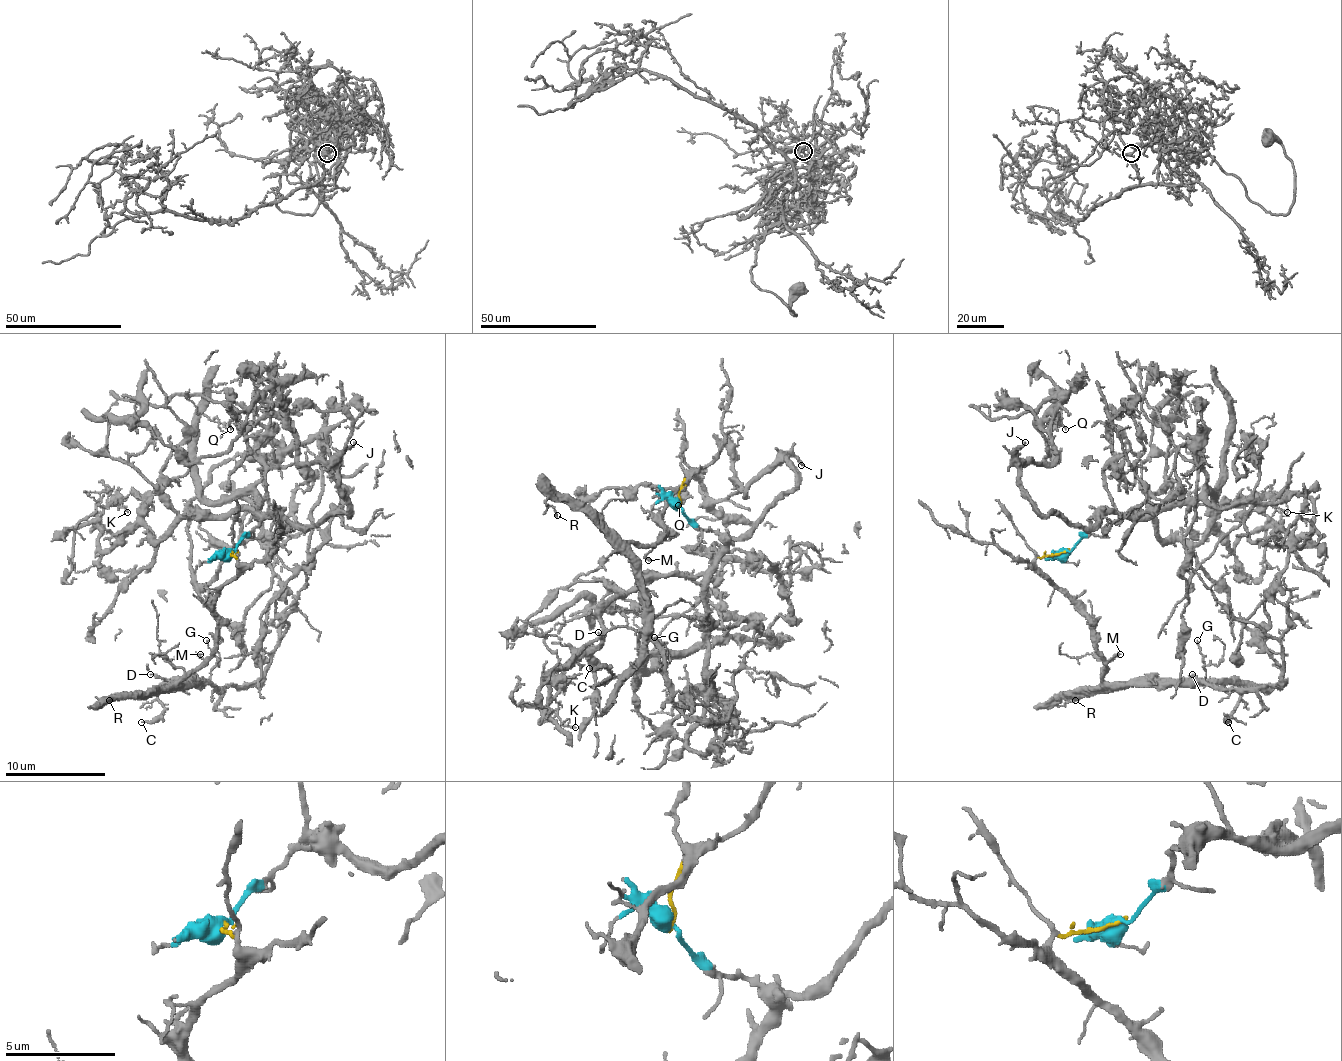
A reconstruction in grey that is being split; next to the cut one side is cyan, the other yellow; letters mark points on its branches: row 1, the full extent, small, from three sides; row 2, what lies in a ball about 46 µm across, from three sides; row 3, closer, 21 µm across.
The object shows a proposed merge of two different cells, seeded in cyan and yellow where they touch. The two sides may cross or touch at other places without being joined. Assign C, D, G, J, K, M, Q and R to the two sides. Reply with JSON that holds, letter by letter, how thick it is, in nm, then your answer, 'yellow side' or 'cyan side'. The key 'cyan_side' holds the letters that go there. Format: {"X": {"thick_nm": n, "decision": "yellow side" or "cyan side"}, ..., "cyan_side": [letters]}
{"C": {"thick_nm": 170, "decision": "yellow side"}, "D": {"thick_nm": 150, "decision": "yellow side"}, "G": {"thick_nm": 120, "decision": "yellow side"}, "J": {"thick_nm": 180, "decision": "cyan side"}, "K": {"thick_nm": 110, "decision": "cyan side"}, "M": {"thick_nm": 160, "decision": "yellow side"}, "Q": {"thick_nm": 140, "decision": "cyan side"}, "R": {"thick_nm": 120, "decision": "yellow side"}, "cyan_side": ["J", "K", "Q"]}

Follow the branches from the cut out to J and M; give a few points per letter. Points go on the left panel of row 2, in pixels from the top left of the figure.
J: (231, 550), (266, 518), (316, 528), (336, 513), (349, 515), (349, 500), (339, 483), (341, 455), (354, 442)
M: (231, 550), (238, 565), (216, 598), (216, 648), (206, 658), (198, 653), (201, 653)

